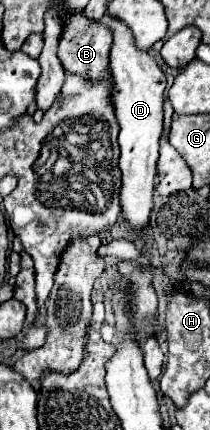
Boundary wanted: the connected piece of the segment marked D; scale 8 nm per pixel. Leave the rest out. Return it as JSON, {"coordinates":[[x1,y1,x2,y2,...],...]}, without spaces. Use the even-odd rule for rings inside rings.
{"coordinates":[[107,19,107,25,113,31,111,47,111,73,113,73,113,103,119,121,119,169,123,173,121,185,121,209,125,219,133,229,143,231,149,225,149,215,153,209,153,189,157,175,159,159,159,137,163,131,163,91,165,91,165,73,159,69,155,59,137,49,129,29,117,19]]}

